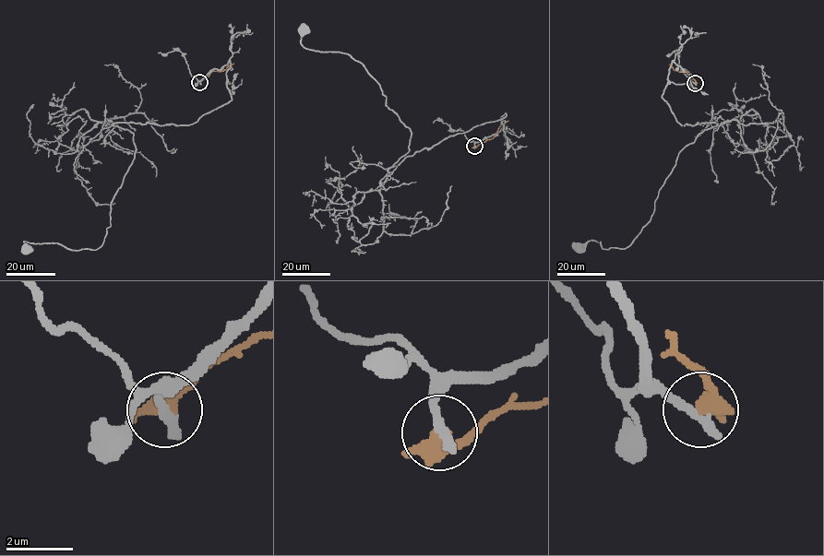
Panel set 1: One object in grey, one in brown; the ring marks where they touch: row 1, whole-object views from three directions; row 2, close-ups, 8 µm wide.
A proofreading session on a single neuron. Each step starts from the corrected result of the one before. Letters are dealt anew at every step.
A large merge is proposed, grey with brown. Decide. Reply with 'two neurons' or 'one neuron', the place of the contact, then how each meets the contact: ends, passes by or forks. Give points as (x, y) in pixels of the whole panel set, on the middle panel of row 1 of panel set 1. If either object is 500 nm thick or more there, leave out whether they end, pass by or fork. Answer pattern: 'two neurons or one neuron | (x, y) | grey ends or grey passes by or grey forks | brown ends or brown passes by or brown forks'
two neurons | (474, 146) | grey ends | brown passes by

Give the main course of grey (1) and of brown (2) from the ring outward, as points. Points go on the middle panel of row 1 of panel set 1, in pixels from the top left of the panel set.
1: (474, 146), (500, 130), (506, 112), (389, 168), (409, 150), (410, 129), (361, 63), (305, 49), (303, 29)
2: (474, 146), (491, 139), (508, 120)

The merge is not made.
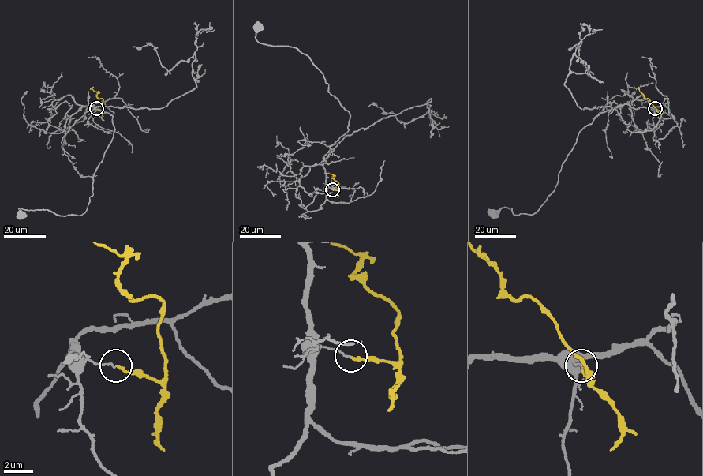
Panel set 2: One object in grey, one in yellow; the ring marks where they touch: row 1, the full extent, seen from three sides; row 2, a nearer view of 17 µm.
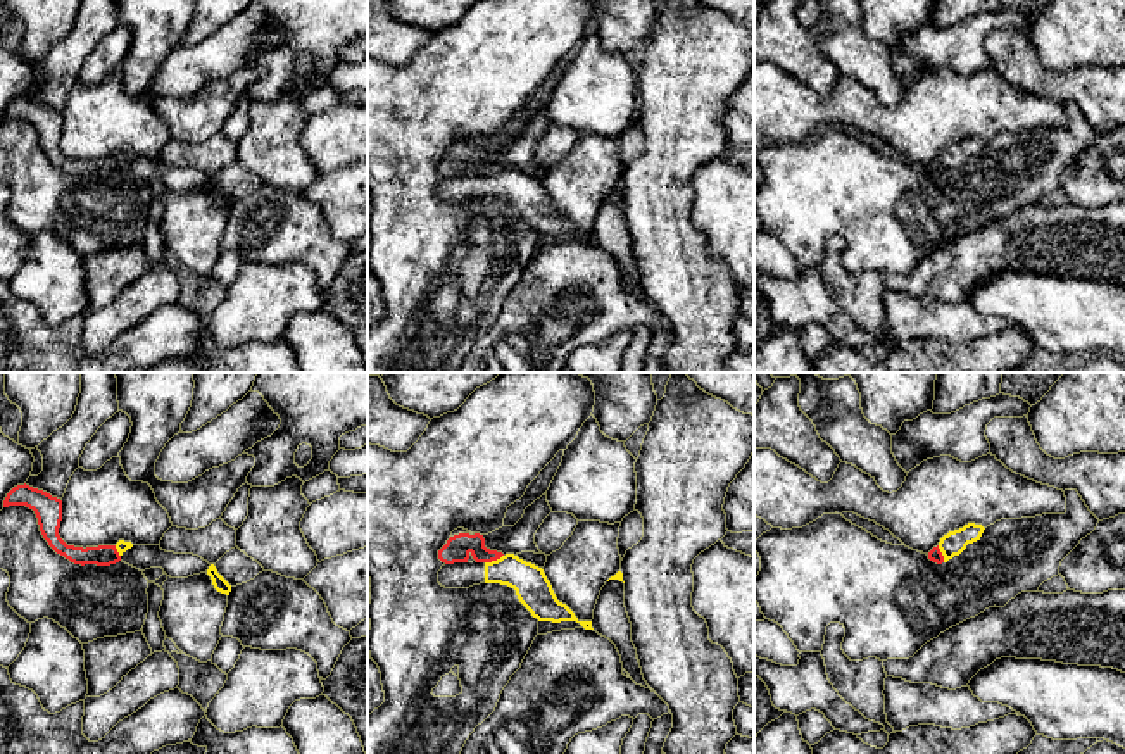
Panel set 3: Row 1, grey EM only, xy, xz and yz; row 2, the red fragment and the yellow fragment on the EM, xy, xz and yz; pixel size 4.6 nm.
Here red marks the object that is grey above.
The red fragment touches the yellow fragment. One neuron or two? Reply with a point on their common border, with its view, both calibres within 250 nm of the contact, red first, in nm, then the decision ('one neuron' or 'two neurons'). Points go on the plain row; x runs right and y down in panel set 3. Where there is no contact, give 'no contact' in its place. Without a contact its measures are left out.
contact xz (494, 173); calibres 120 and 160 nm; two neurons

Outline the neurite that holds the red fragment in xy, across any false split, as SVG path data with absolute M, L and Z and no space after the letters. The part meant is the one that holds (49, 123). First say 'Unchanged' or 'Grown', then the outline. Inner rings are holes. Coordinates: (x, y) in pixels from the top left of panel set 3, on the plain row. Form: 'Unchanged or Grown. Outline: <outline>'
Unchanged. Outline: M26 97L17 98L7 107L3 114L3 121L9 119L26 119L33 123L38 131L43 152L57 167L64 169L74 178L110 179L121 174L116 159L98 159L86 162L67 159L59 148L62 135L62 114L43 104L33 102Z

